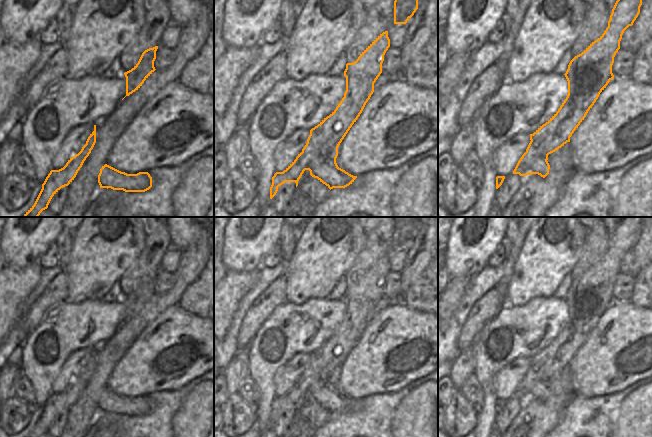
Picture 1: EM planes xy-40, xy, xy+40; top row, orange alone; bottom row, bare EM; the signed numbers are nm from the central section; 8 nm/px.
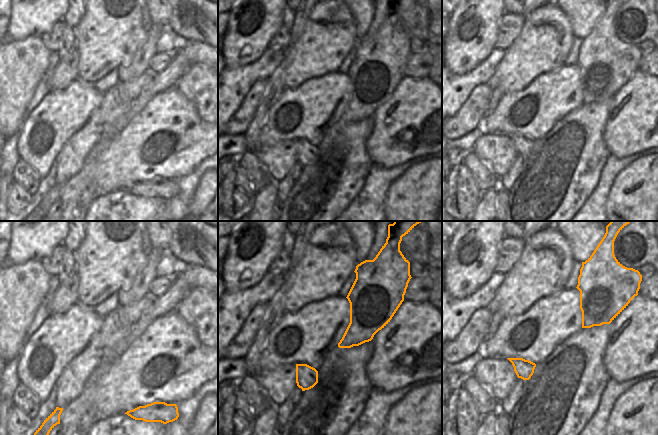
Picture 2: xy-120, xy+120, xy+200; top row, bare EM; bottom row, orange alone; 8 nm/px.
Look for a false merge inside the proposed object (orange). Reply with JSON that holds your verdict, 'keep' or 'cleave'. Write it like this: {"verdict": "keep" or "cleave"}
{"verdict": "cleave"}

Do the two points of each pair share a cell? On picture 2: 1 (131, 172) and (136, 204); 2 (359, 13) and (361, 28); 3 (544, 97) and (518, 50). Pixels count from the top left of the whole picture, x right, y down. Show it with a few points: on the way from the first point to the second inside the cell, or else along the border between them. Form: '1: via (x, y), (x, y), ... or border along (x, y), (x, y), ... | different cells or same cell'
1: border along (124, 188), (101, 194) | different cells
2: via (361, 17), (361, 24) | same cell
3: border along (556, 69), (537, 75), (522, 89), (514, 91) | different cells

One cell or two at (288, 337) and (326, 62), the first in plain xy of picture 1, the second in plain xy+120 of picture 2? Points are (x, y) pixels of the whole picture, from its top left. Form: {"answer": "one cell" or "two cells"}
{"answer": "two cells"}

